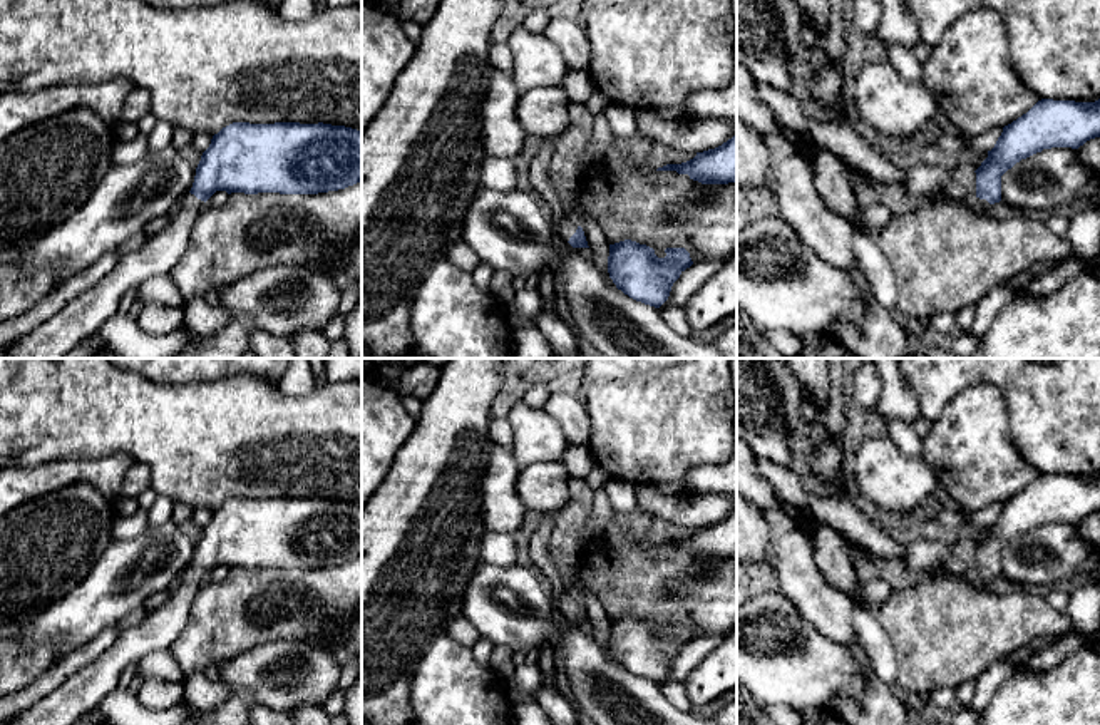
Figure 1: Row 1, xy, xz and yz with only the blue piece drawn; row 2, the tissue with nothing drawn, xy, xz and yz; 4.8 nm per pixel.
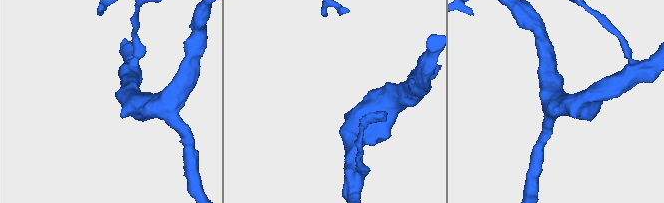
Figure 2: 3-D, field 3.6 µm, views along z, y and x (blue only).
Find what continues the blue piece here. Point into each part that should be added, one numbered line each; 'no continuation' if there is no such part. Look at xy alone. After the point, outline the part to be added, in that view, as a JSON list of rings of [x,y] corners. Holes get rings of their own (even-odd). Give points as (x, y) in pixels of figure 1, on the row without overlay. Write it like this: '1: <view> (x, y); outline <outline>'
1: xy (81, 692); outline [[[188,568],[169,598],[142,621],[121,631],[116,641],[92,663],[70,675],[47,697],[20,712],[7,725],[72,725],[117,688],[126,666],[169,650],[189,618],[189,608],[204,576]]]

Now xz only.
1: xz (568, 600); outline [[[564,591],[561,596],[554,598],[556,606],[563,616],[569,616],[569,613],[576,608],[579,598],[574,591]]]

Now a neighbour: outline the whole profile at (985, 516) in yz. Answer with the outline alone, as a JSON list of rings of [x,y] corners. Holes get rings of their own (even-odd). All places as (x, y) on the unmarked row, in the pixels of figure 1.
[[[995,502],[995,504],[989,504],[986,507],[981,507],[976,512],[969,512],[963,527],[986,527],[986,526],[991,526],[995,522],[998,512],[1001,511],[1001,507],[1003,507],[1003,502]]]

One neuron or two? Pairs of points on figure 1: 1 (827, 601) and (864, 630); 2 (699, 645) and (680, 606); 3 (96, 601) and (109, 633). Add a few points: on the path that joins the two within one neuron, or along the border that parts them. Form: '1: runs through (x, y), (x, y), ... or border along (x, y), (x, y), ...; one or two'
1: border along (856, 605), (854, 643), (869, 658); two
2: border along (719, 633), (693, 638); two
3: border along (116, 623), (106, 625), (74, 650); two

